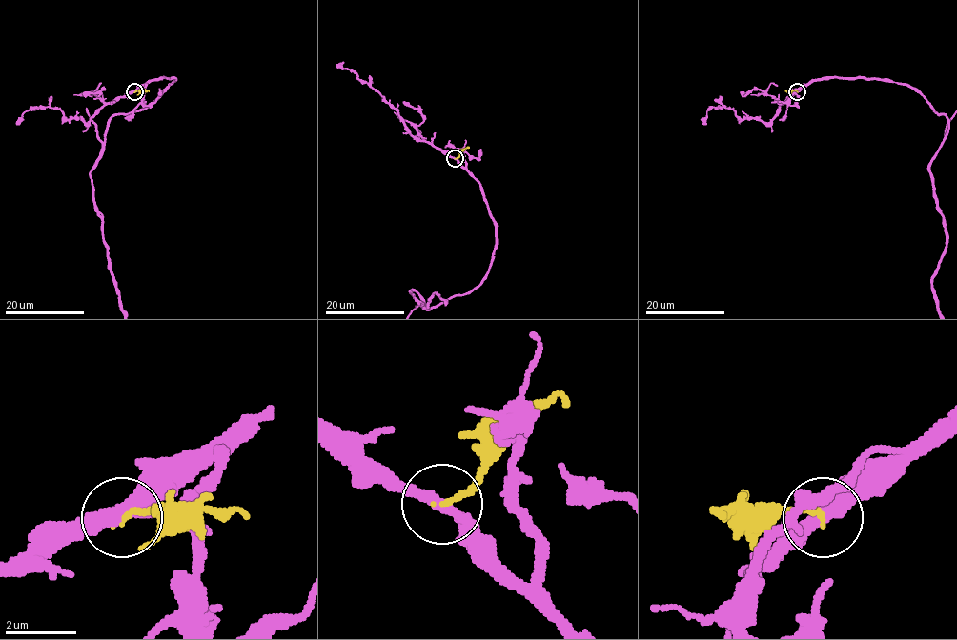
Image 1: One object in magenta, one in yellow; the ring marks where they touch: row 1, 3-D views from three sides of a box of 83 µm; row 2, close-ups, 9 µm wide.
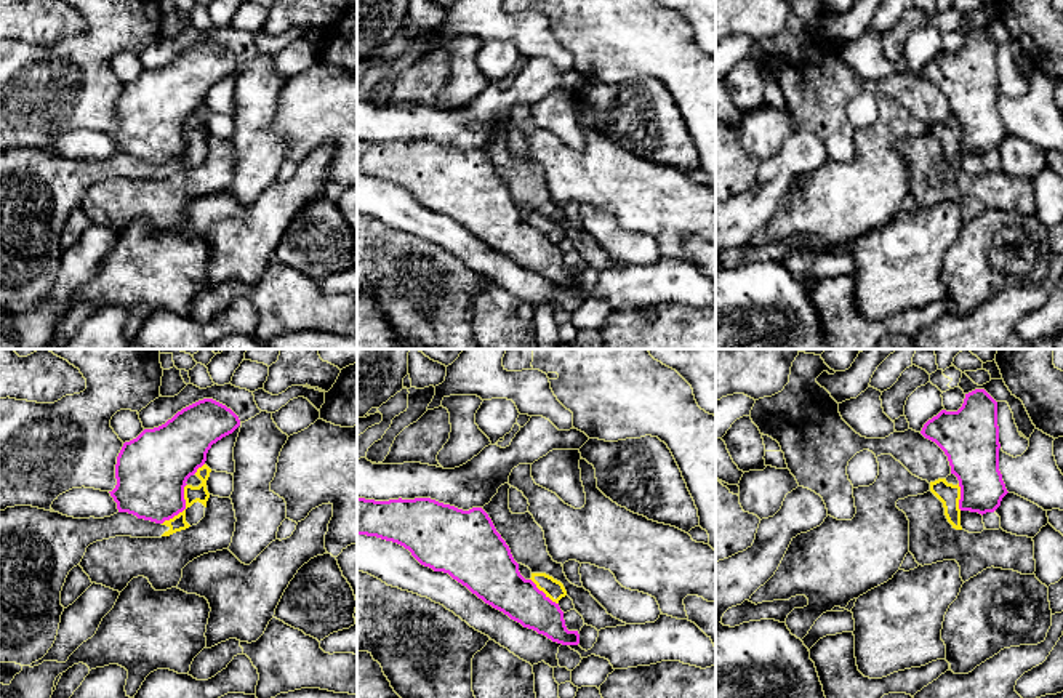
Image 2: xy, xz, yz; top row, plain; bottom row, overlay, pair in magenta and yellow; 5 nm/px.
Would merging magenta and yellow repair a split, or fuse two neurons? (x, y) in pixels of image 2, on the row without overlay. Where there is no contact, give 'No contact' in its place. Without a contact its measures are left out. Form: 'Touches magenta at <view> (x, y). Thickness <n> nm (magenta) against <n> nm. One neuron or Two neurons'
Touches magenta at xy (184, 149). Thickness 360 nm (magenta) against 80 nm. Two neurons

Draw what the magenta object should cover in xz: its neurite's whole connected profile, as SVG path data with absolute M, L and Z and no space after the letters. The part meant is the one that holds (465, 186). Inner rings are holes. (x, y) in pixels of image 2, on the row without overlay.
M357 139L357 176L376 178L403 187L421 207L448 215L485 245L552 283L580 285L578 272L567 271L559 245L520 216L509 187L482 149L463 152L431 139L389 142Z

